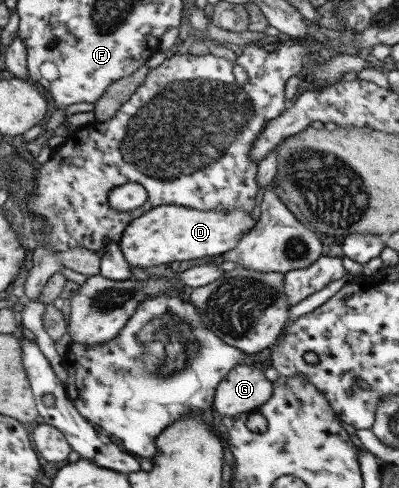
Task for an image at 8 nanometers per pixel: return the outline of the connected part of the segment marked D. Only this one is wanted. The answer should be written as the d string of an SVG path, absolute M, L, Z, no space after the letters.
M160 205L131 221L118 244L124 259L130 265L141 268L158 265L164 268L172 262L221 257L238 245L242 235L248 233L256 225L256 221L251 211L243 209L199 211L176 205Z

